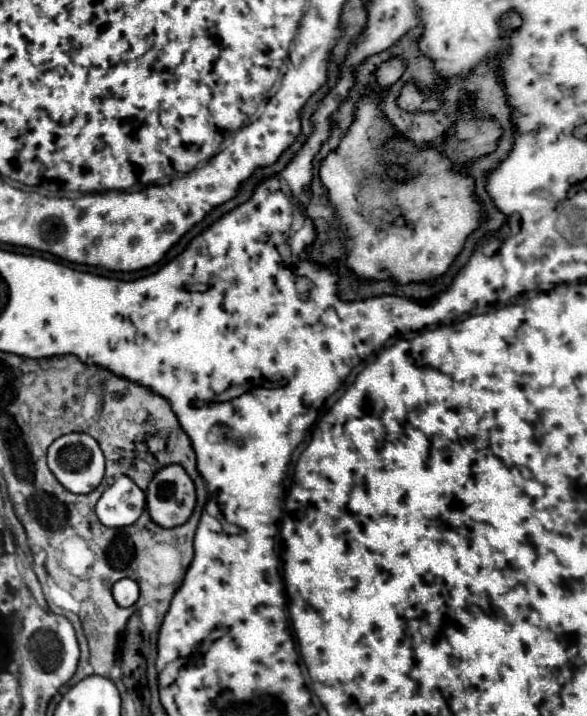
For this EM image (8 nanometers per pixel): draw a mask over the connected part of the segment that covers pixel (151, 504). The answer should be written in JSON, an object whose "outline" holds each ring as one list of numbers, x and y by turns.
{"outline":[[170,464,156,472,146,490,146,508,160,528,182,526,196,504,196,492,182,466]]}

